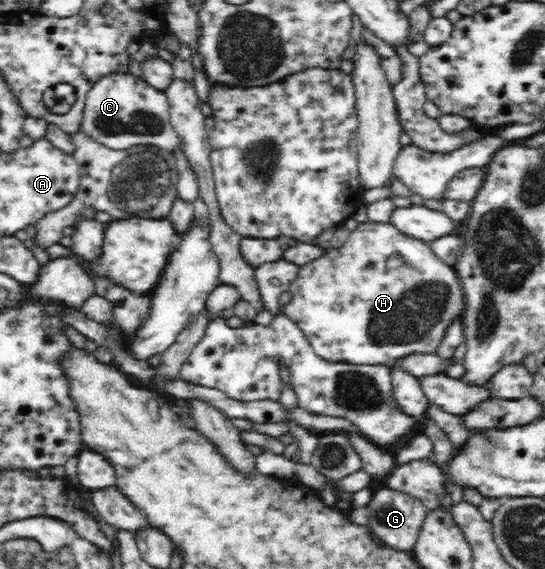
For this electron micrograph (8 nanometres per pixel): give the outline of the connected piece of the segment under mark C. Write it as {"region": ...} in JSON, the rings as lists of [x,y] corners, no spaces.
{"region":[[[126,70],[103,74],[87,90],[81,129],[111,149],[127,149],[137,144],[151,144],[173,151],[180,139],[170,122],[166,93]]]}

